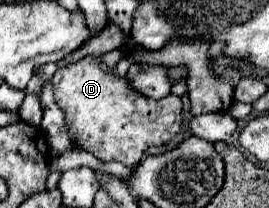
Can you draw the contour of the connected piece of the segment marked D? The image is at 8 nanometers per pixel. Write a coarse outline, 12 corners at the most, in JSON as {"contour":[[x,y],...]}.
{"contour":[[101,57],[53,75],[77,145],[135,167],[183,127]]}

